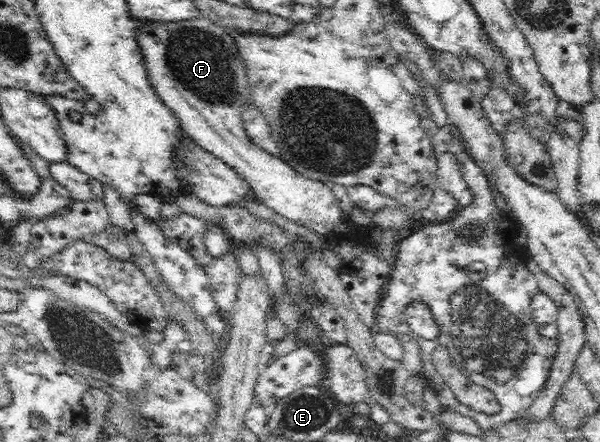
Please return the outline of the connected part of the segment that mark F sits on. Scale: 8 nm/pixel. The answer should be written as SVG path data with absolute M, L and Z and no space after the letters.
M202 16L170 24L139 20L136 39L151 86L173 111L182 132L236 170L251 185L256 201L297 224L307 226L317 235L323 235L323 246L363 246L363 252L371 251L379 257L392 259L393 250L406 234L404 229L385 229L380 238L373 239L365 225L345 218L329 183L305 178L280 155L269 154L250 141L242 119L243 105L250 102L247 70L232 35Z

